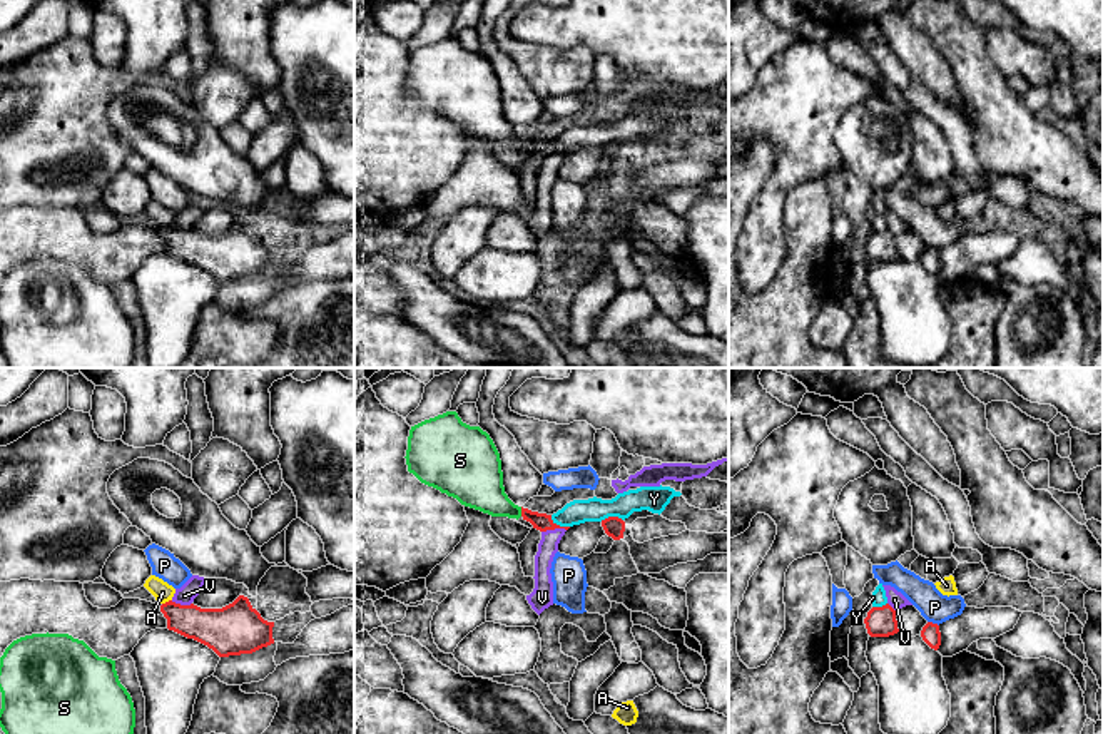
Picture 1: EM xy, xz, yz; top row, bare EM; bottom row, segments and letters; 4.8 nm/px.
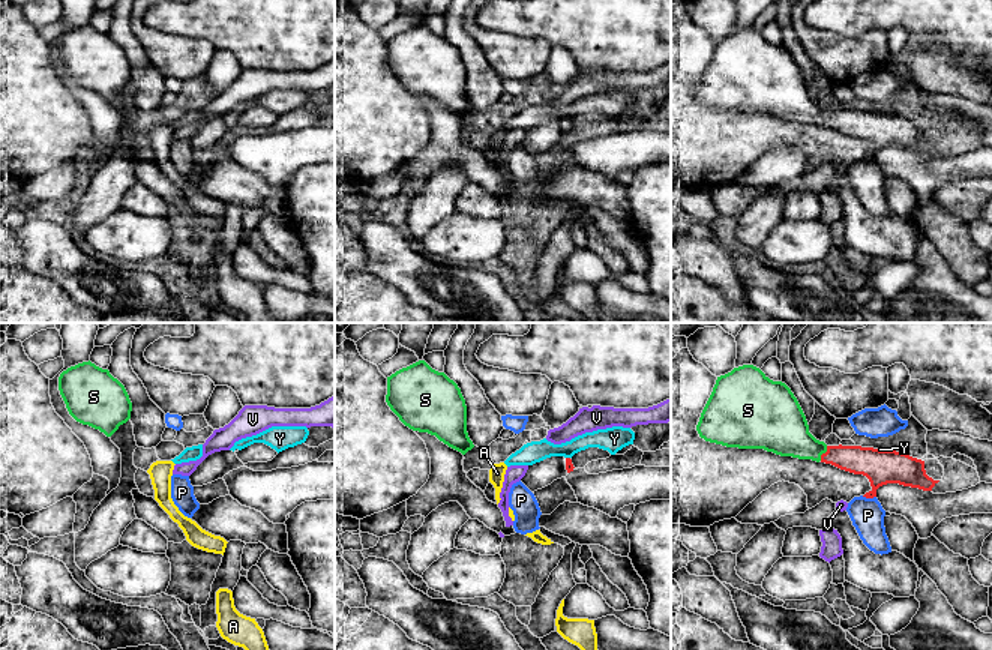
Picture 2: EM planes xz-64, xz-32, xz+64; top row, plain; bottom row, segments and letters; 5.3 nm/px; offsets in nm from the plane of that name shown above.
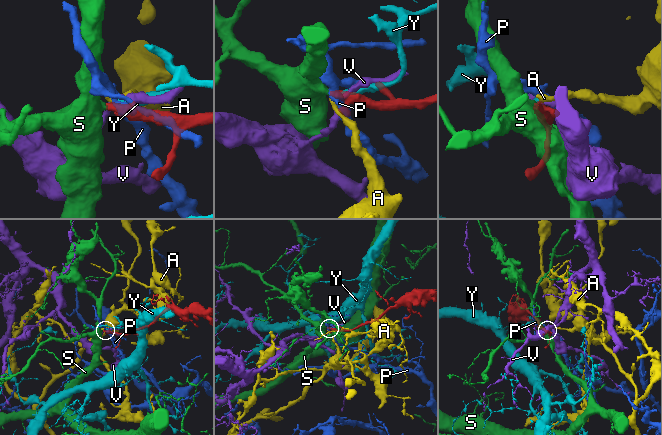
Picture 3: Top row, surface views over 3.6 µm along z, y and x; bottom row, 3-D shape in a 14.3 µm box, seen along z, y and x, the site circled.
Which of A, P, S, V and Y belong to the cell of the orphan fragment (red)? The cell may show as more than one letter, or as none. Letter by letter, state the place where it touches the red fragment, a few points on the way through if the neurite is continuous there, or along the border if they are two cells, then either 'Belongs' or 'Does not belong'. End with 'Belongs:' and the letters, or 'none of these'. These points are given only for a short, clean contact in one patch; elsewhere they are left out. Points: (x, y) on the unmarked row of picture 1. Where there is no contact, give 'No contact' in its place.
A: Touches red at xy (166, 228). Boundary: xy (171, 224), (162, 229). Does not belong
P: Touches red at yz (931, 248). Boundary: yz (928, 246), (938, 251). Does not belong
S: Touches red at xz (522, 137). Path across: xz (542, 147), (522, 137), (500, 131), (478, 109). Belongs
V: Touches red at xz (554, 154). Boundary: xz (565, 154), (547, 154), (542, 158). Does not belong
Y: Touches red at xz (559, 151). Boundary: xz (550, 141), (557, 149), (569, 152). Does not belong
Belongs: S

